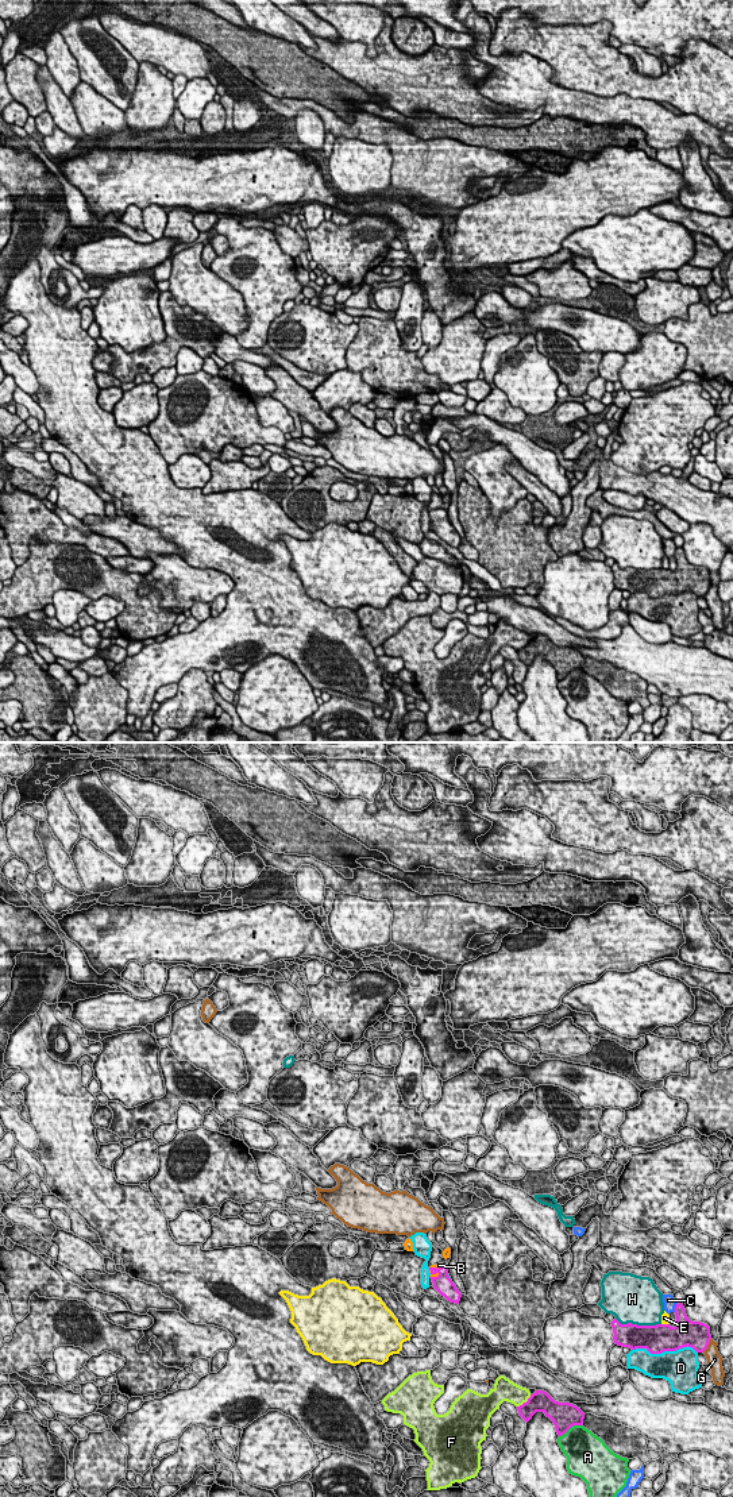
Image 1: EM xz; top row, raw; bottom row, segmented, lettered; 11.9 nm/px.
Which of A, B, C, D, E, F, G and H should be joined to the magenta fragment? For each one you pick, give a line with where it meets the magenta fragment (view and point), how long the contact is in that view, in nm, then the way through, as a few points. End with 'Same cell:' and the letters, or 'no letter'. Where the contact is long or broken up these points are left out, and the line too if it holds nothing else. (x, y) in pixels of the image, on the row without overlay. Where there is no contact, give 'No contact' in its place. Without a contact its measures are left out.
B: Touches magenta at xz (433, 512). Shared border 240 nm. Path across: xz (443, 528), (433, 512), (439, 509)
Same cell: B

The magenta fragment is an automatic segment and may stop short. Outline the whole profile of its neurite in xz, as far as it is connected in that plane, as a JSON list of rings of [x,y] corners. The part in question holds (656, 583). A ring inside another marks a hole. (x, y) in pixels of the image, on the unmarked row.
[[[682,547],[676,548],[675,559],[675,571],[670,568],[621,568],[614,563],[612,566],[614,587],[632,594],[647,593],[651,598],[676,595],[687,590],[697,597],[703,597],[711,583],[710,571],[705,567],[690,564]]]

